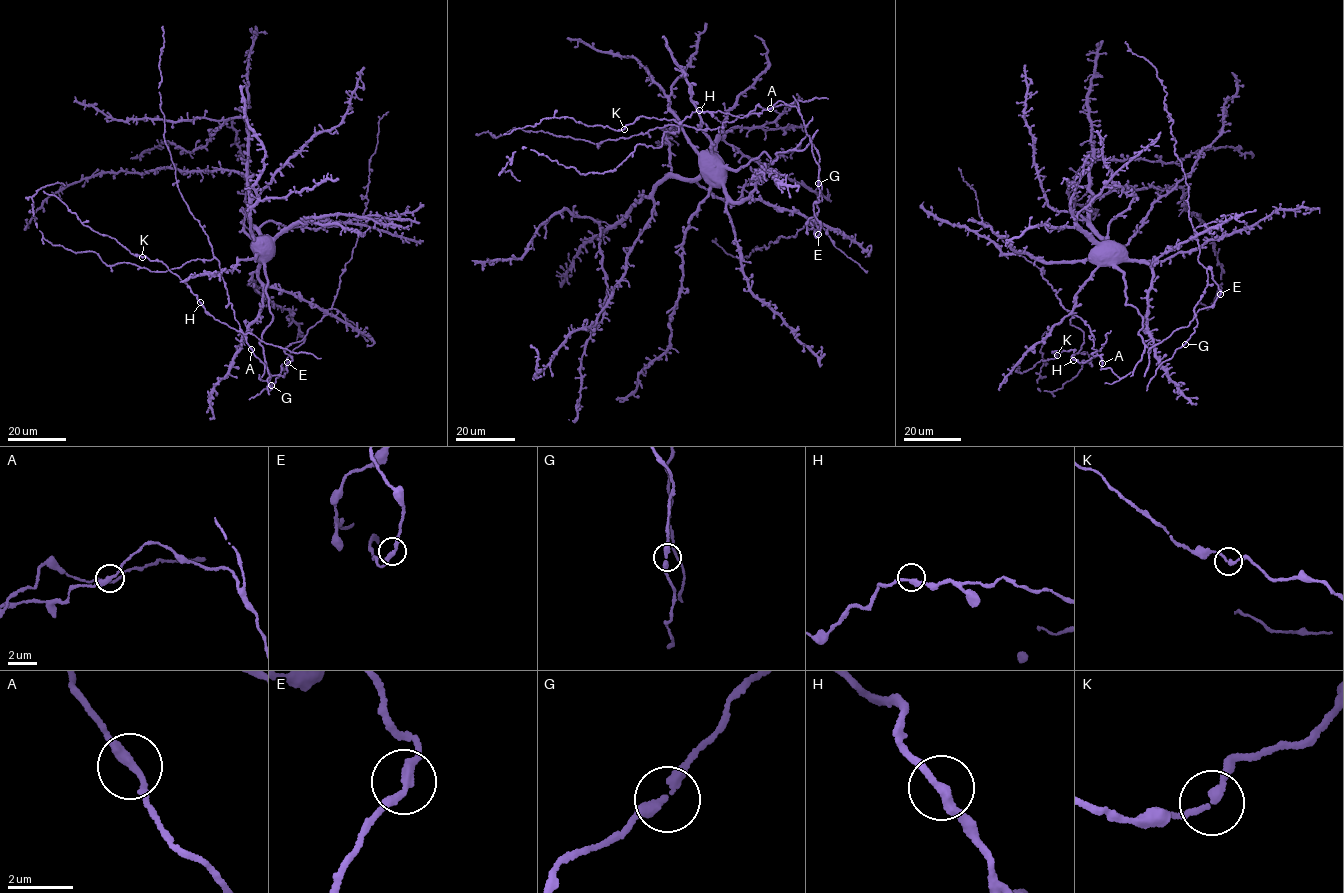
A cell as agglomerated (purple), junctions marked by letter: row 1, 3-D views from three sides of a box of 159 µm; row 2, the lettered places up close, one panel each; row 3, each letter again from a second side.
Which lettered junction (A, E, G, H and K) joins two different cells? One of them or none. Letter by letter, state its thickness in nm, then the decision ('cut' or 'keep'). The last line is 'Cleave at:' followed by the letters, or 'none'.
A: 280 nm thick; keep
E: 240 nm thick; keep
G: 280 nm thick; keep
H: 280 nm thick; keep
K: 200 nm thick; keep
Cleave at: none

